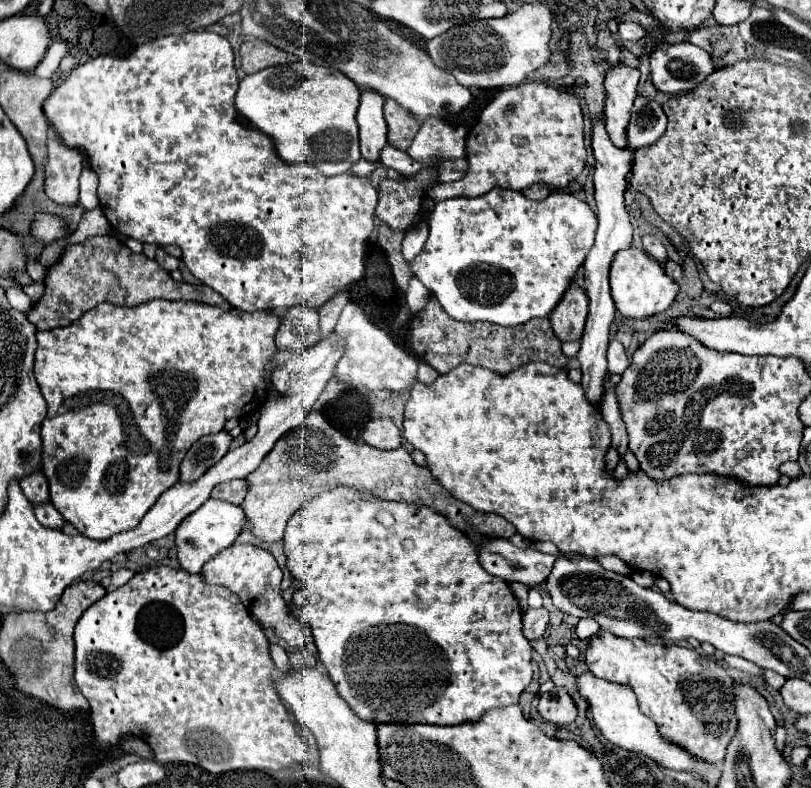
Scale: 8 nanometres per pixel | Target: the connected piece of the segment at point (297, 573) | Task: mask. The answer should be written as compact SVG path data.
M340 486L302 504L302 508L288 520L284 534L284 554L288 558L288 568L292 576L302 584L306 602L300 610L300 620L310 626L314 642L320 650L320 660L326 666L332 682L336 684L338 694L348 702L348 706L364 720L376 722L404 722L404 724L438 724L454 726L472 722L482 712L496 706L516 704L522 690L532 680L530 640L522 634L522 608L514 598L510 584L498 576L488 574L478 562L476 544L456 530L448 518L434 512L432 508L408 504L408 502L390 502L376 498L370 492L360 492L350 486Z

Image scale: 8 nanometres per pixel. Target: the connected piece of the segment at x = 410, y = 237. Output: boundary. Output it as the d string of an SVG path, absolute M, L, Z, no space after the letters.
M422 220L422 222L418 224L418 228L412 228L410 232L406 232L406 238L404 238L404 242L402 242L404 258L406 258L406 260L412 260L412 258L420 252L420 248L424 246L426 238L428 238L428 222Z

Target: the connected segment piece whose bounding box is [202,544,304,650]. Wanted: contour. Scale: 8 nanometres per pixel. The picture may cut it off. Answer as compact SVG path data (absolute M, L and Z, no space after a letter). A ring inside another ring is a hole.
M232 544L230 548L214 556L210 564L206 564L206 568L202 570L202 576L210 584L222 584L230 588L242 600L248 612L262 622L262 626L276 628L276 636L286 646L290 646L290 650L304 648L304 624L298 620L298 616L286 610L286 602L280 596L282 570L278 568L274 556L268 550L254 544Z

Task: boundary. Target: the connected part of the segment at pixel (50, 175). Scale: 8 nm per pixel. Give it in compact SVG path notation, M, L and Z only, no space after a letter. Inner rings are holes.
M60 138L46 142L48 160L44 166L44 192L56 204L78 202L78 178L84 156L80 150L68 148Z

